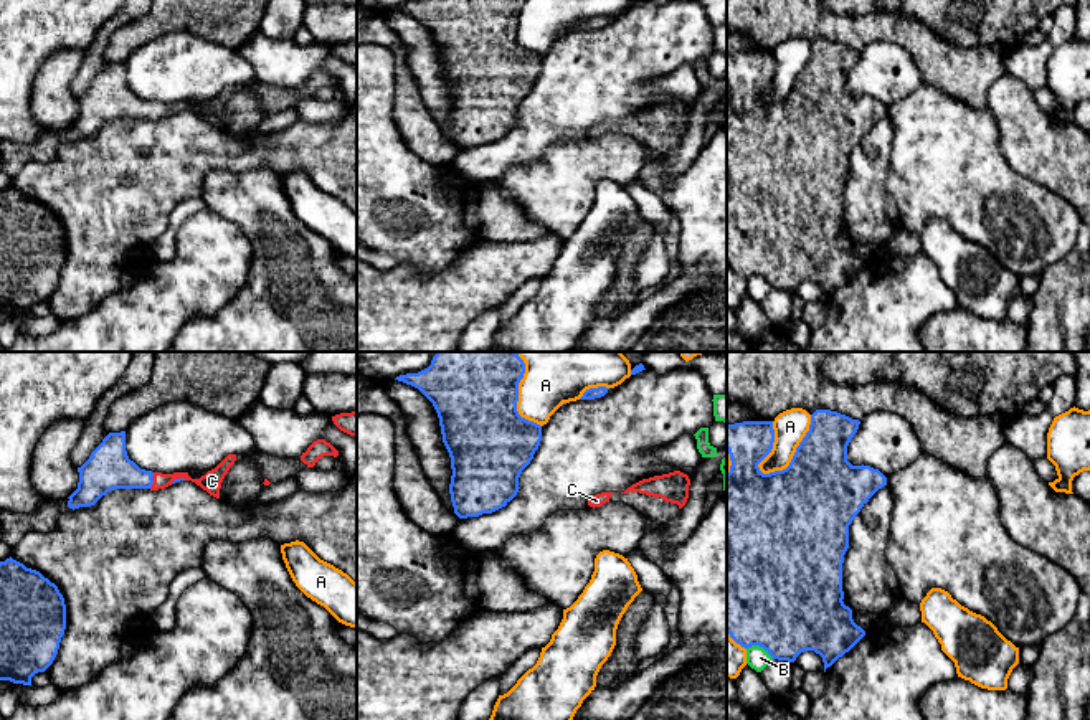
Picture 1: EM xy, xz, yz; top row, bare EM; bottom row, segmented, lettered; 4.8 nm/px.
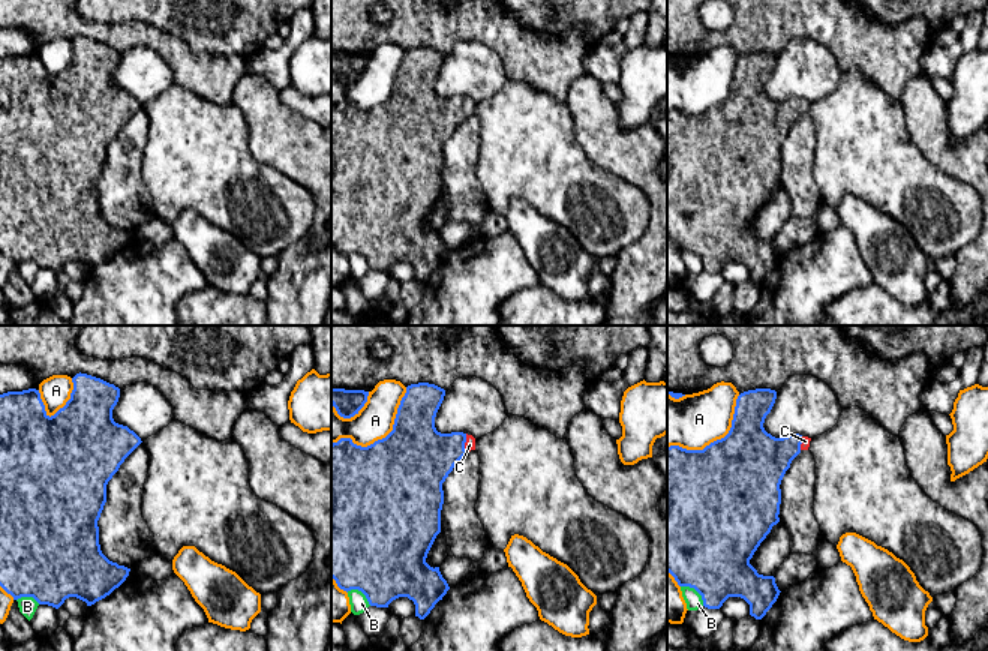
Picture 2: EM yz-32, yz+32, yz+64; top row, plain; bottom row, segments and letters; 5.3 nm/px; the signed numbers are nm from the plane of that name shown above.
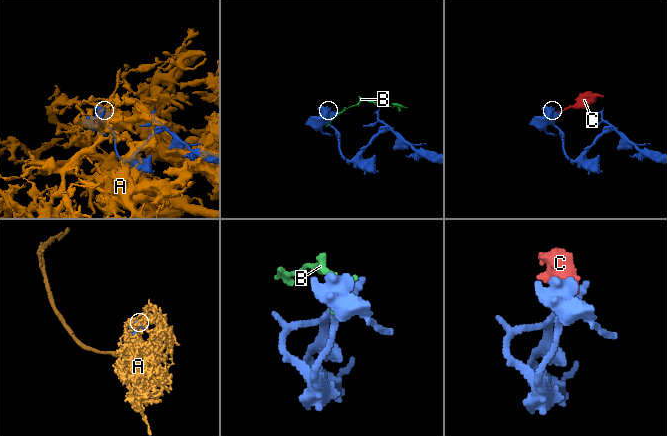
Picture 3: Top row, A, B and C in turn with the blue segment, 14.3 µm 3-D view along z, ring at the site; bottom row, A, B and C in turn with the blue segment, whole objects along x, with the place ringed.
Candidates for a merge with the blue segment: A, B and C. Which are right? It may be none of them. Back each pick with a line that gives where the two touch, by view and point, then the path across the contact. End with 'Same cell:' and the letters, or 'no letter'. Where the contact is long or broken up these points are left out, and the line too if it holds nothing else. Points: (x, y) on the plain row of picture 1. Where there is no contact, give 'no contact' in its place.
C: contact xy (152, 111); way xy (108, 98), (152, 111), (161, 111)
Same cell: C

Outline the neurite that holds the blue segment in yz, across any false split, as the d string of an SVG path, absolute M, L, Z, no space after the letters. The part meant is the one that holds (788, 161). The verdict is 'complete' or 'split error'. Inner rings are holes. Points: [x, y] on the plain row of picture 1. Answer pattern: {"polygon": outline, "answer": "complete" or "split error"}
{"polygon": "M816 40L789 96L770 104L763 104L758 94L773 79L773 51L727 54L732 91L727 104L727 263L742 277L760 276L773 289L788 292L804 281L814 281L822 287L826 302L865 266L842 231L842 193L849 178L849 155L869 129L887 116L887 107L879 99L847 91L847 76L859 54L859 50L837 41Z", "answer": "complete"}

